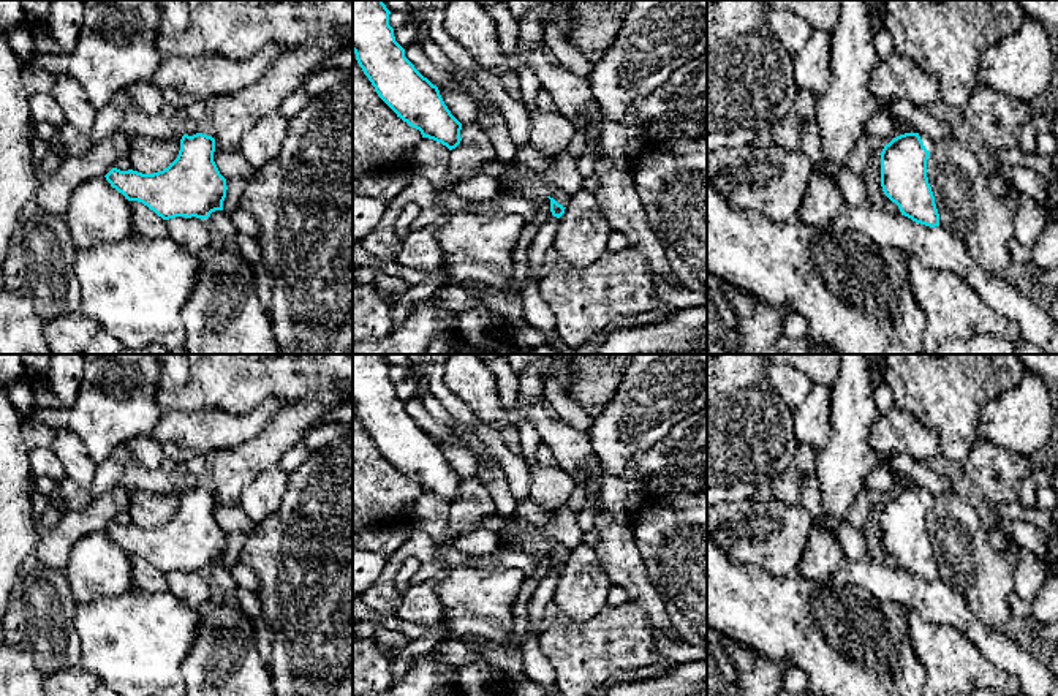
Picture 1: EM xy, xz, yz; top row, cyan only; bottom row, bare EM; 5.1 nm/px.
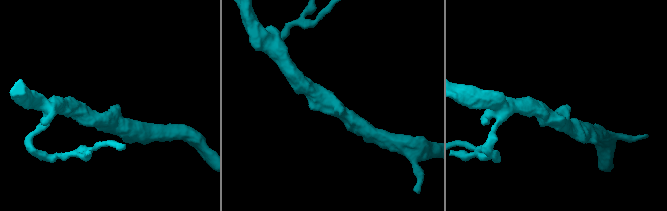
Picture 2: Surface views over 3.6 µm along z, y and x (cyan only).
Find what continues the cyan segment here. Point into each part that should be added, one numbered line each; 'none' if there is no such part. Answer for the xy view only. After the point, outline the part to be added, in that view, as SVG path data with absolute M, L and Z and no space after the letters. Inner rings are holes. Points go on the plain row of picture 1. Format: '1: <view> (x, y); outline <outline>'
none

